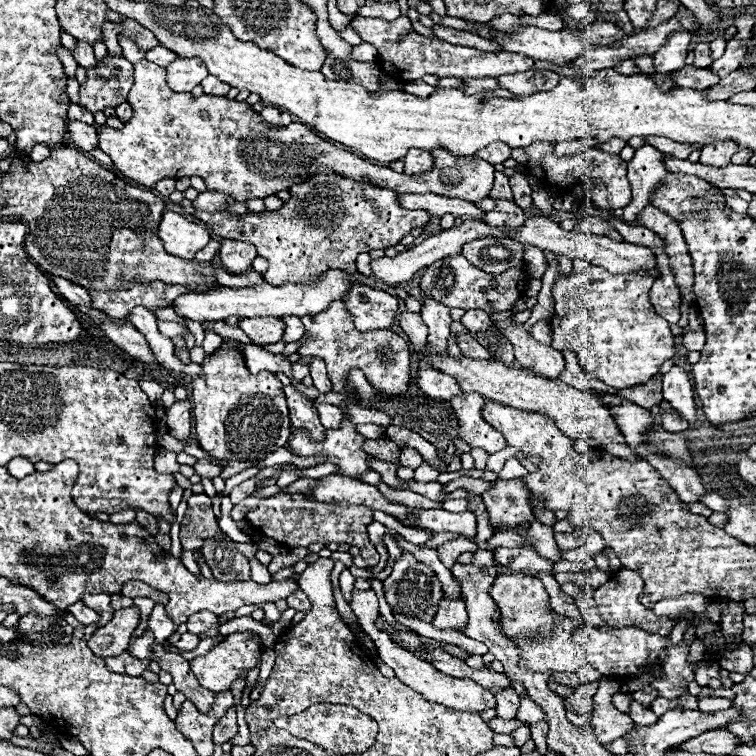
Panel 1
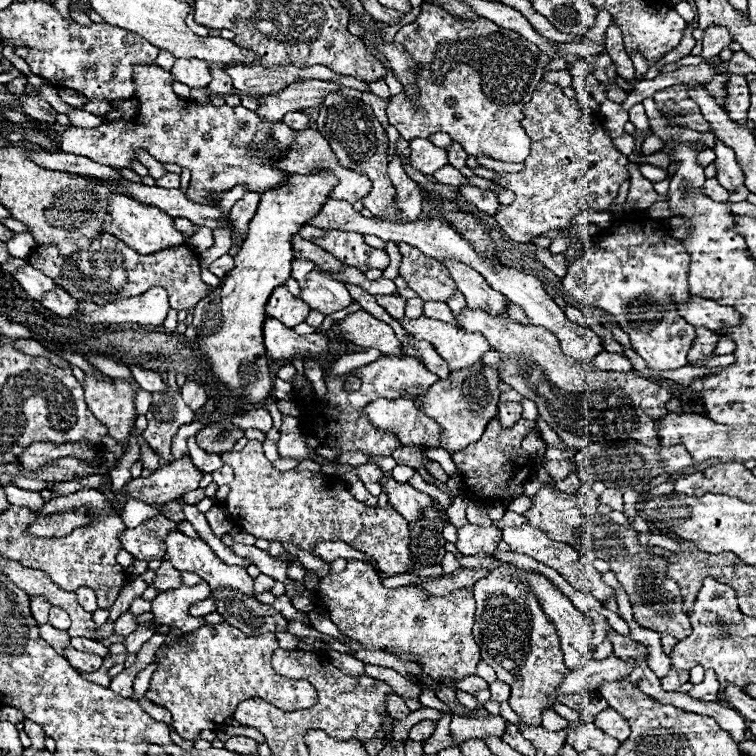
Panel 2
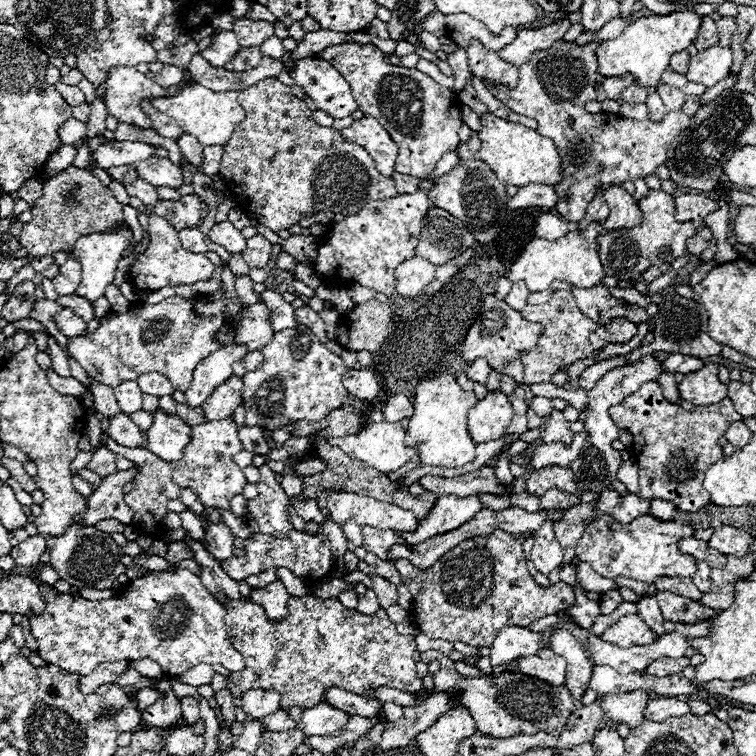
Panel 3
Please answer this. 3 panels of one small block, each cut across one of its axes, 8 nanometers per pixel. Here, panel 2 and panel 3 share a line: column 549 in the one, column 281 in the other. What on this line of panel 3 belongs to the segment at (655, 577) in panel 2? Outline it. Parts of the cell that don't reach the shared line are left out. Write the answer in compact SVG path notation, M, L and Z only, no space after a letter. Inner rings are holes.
M268 462L259 467L258 498L248 500L248 516L246 524L252 532L286 536L292 530L292 522L288 518L290 498L282 490L280 482L276 482Z

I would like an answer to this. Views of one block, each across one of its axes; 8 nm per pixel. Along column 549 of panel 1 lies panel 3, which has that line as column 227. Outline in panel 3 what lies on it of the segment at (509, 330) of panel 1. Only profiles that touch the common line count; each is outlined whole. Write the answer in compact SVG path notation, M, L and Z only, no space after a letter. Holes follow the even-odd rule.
M228 344L198 362L190 390L186 390L188 406L202 406L206 398L232 376L232 364L246 354L246 344Z

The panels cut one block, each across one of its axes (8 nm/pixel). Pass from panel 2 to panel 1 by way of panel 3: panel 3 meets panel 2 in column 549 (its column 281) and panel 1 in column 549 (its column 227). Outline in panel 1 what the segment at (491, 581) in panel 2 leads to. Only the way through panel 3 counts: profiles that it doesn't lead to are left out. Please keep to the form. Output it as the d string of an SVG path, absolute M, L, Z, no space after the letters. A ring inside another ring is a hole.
M512 572L512 574L498 574L490 588L490 596L498 604L498 610L502 614L502 630L508 636L518 636L524 632L546 632L552 626L552 616L548 614L548 594L544 590L544 584L530 574L524 572Z

